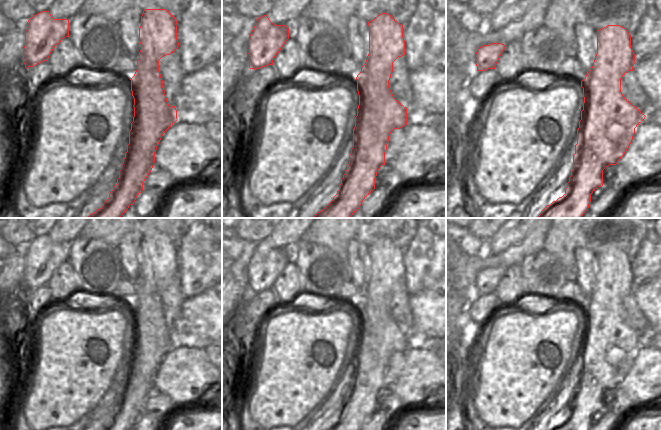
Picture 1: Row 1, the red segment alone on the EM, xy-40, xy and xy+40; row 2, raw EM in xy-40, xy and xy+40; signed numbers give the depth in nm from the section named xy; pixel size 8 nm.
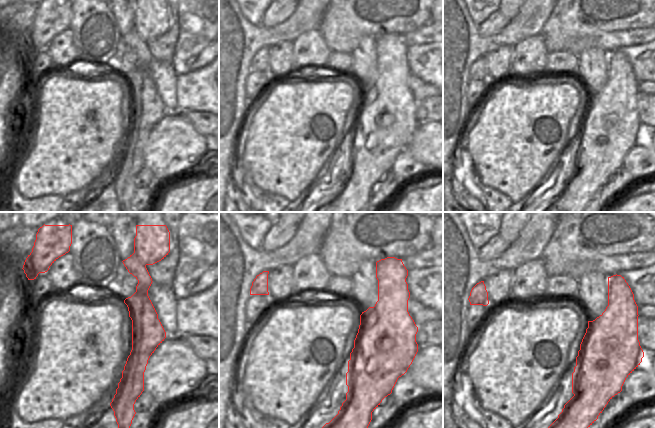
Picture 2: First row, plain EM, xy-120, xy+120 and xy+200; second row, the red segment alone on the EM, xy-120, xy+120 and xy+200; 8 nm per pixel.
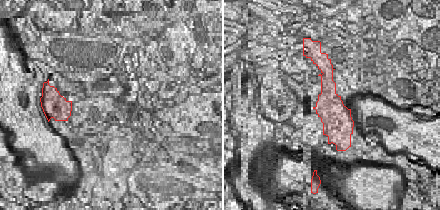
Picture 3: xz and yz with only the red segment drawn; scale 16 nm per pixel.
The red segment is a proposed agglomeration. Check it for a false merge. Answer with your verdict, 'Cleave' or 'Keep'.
Cleave

